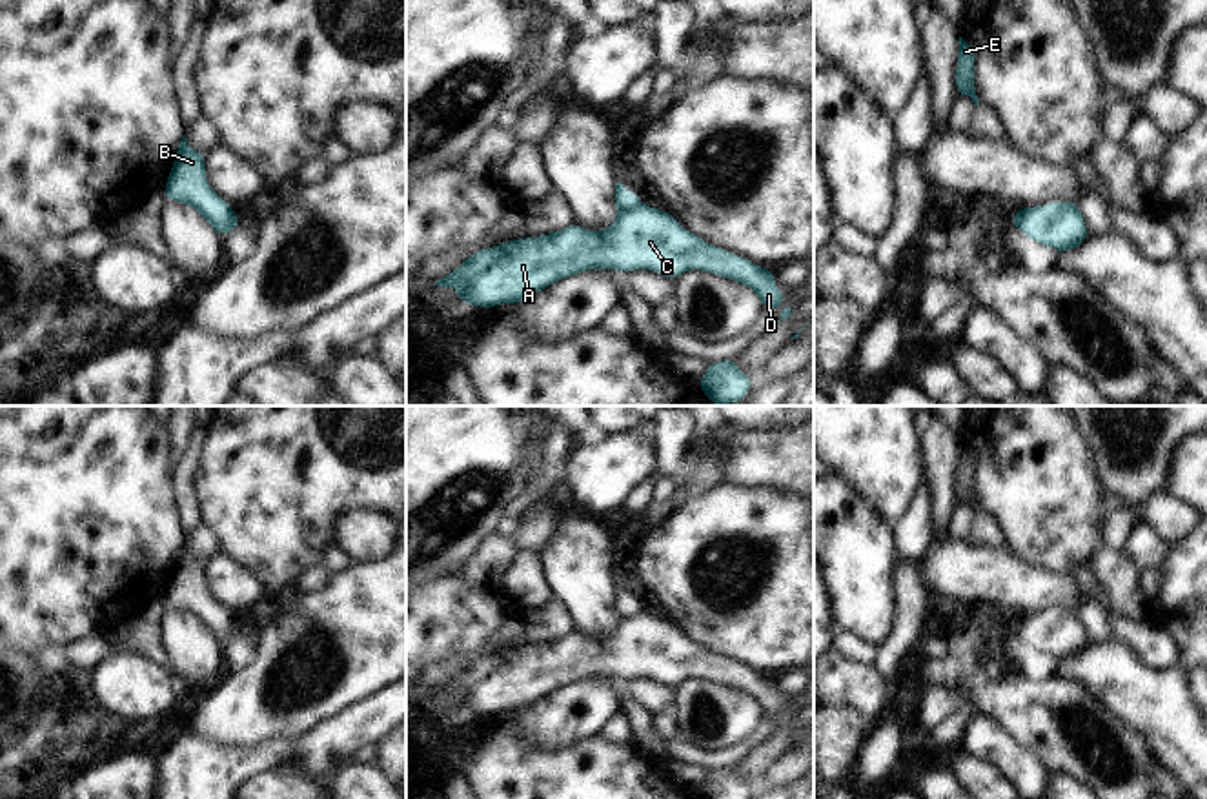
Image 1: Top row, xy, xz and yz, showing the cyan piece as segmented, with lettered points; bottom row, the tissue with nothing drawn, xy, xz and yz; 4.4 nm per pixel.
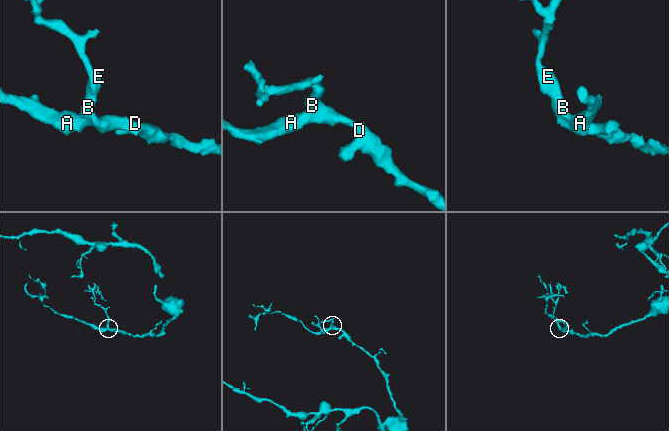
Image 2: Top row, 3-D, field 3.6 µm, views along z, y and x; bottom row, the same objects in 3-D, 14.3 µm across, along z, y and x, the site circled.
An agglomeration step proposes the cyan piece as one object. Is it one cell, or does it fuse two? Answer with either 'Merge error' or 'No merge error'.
Merge error

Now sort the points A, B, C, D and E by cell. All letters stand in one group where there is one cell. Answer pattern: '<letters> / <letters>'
A C D / B E

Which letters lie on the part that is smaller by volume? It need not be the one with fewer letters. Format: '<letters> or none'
B, E

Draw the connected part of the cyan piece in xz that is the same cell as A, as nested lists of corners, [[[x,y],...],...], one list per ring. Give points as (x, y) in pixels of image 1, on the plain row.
[[[646,612],[619,621],[612,633],[599,639],[570,632],[555,641],[481,655],[433,692],[455,695],[466,713],[492,717],[506,710],[519,713],[586,677],[624,683],[648,677],[670,688],[701,677],[745,692],[759,704],[763,717],[781,713],[786,704],[774,690],[776,677],[708,652],[670,619]]]

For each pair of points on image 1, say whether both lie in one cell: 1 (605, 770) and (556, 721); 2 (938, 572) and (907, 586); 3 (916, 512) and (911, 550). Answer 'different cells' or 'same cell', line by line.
1: different cells
2: different cells
3: same cell

